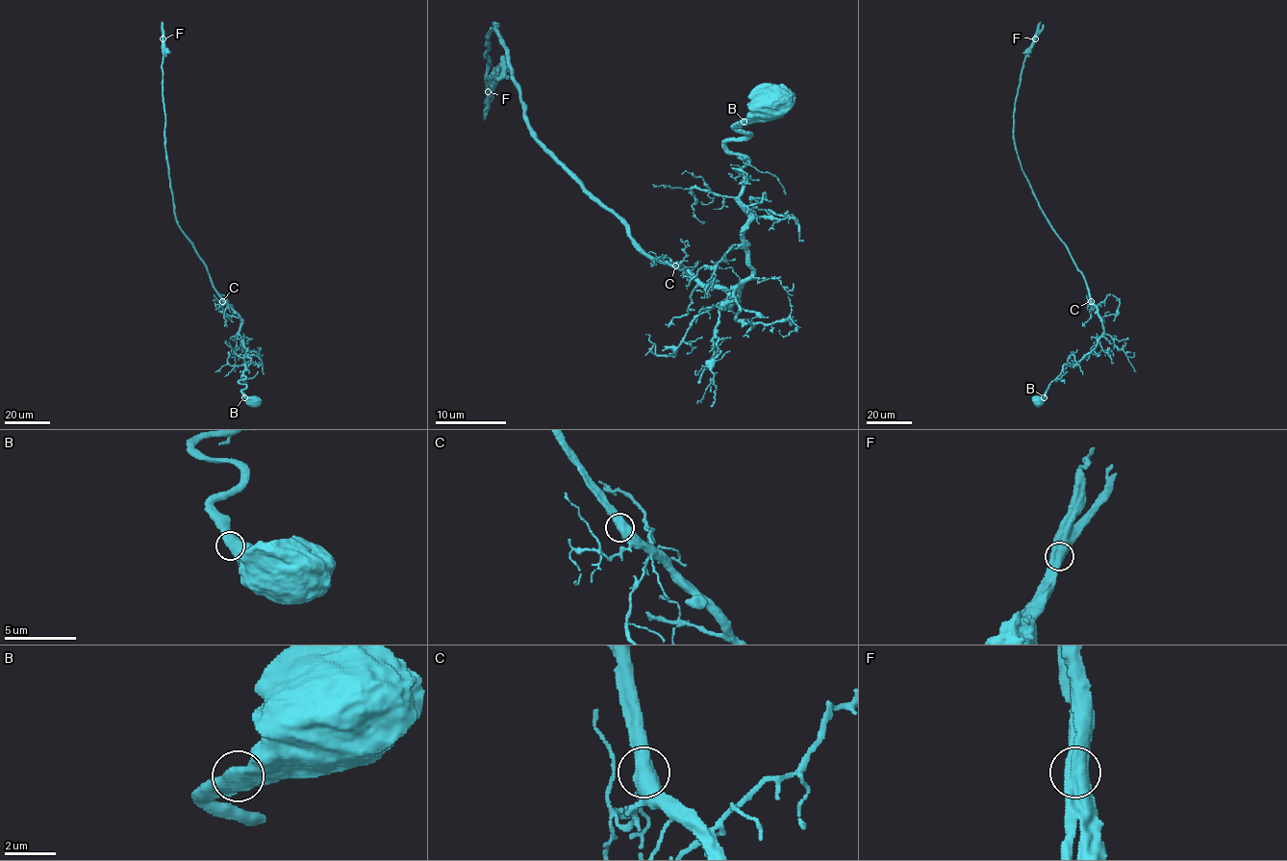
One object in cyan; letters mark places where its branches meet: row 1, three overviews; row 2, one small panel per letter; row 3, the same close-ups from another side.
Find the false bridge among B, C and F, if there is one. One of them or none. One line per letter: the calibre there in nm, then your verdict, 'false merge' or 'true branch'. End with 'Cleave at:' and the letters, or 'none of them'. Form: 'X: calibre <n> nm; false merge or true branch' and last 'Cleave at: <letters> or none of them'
B: calibre 650 nm; true branch
C: calibre 600 nm; true branch
F: calibre 700 nm; false merge
Cleave at: F

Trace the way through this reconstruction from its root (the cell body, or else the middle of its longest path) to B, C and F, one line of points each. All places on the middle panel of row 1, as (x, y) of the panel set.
B: (775, 101), (775, 105), (763, 107), (744, 121)
C: (775, 101), (725, 144), (746, 160), (740, 207), (752, 272), (729, 306), (723, 291), (675, 265)
F: (775, 101), (725, 144), (746, 160), (752, 270), (729, 306), (650, 258), (531, 134), (495, 25), (489, 90)

